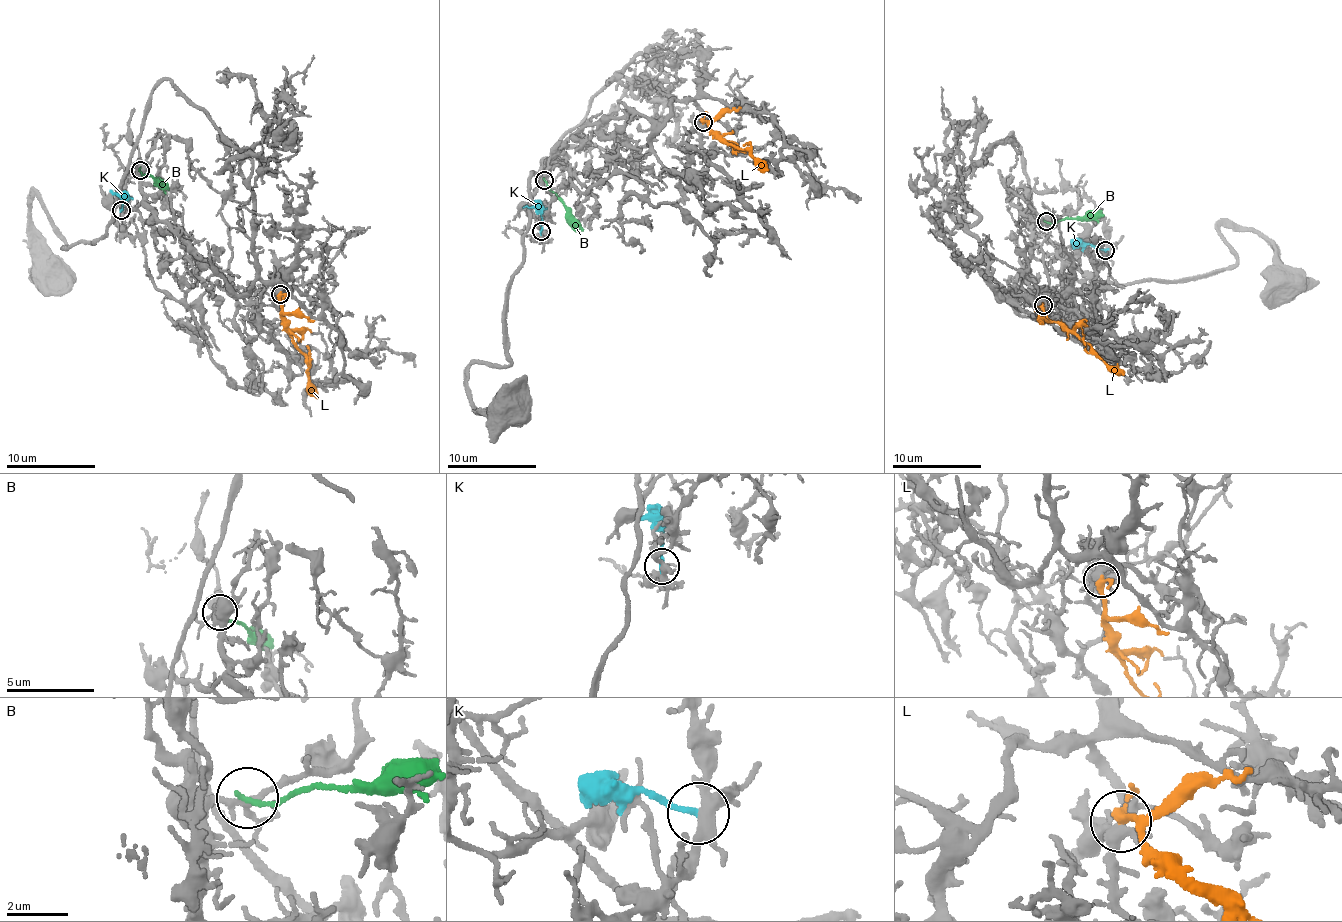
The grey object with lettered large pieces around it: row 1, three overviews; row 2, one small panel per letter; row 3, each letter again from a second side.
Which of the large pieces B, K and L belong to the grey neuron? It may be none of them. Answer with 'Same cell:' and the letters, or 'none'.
Same cell: L

